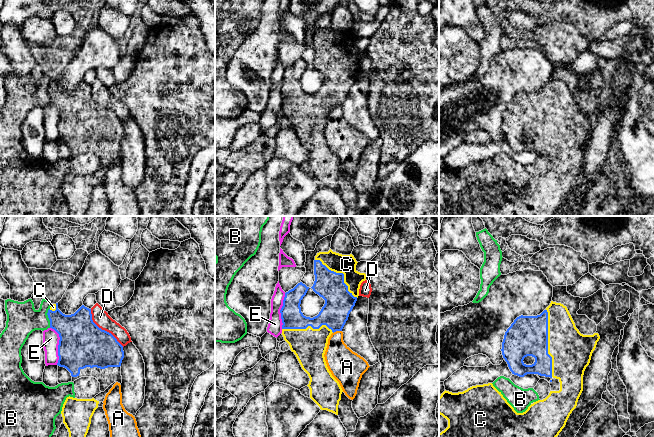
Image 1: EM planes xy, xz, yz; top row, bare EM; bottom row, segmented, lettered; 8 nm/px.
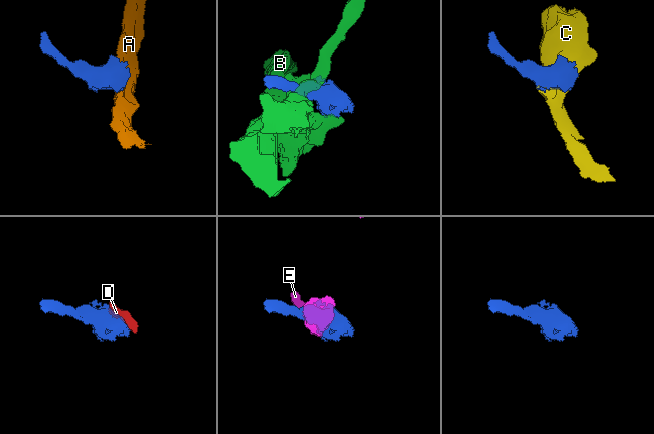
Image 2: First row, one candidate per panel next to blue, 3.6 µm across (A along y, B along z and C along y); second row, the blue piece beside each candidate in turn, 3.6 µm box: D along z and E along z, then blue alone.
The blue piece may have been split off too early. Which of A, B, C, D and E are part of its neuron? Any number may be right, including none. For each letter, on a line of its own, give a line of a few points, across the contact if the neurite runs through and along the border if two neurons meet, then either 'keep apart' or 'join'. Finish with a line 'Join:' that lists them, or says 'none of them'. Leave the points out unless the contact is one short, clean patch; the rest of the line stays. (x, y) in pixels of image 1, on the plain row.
A: line xz (341, 106), (336, 106), (333, 109); keep apart
B: keep apart
C: join
D: keep apart
E: keep apart
Join: C

